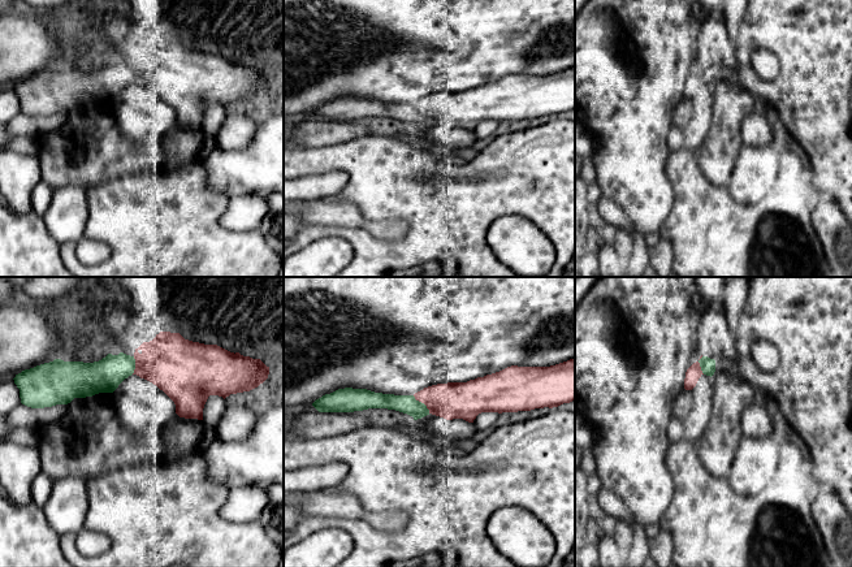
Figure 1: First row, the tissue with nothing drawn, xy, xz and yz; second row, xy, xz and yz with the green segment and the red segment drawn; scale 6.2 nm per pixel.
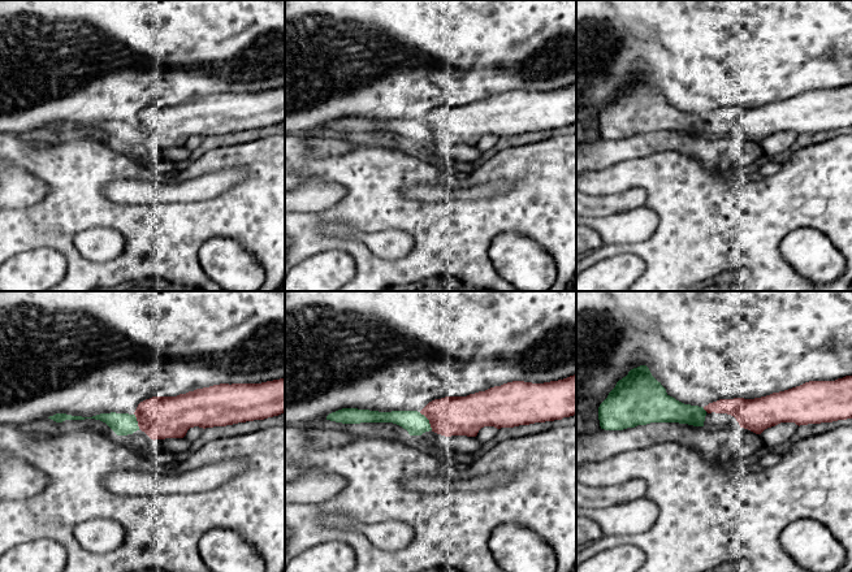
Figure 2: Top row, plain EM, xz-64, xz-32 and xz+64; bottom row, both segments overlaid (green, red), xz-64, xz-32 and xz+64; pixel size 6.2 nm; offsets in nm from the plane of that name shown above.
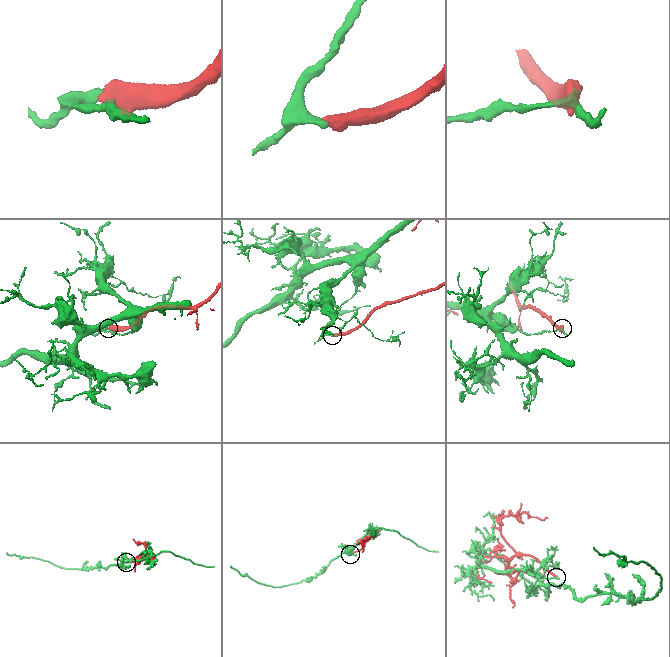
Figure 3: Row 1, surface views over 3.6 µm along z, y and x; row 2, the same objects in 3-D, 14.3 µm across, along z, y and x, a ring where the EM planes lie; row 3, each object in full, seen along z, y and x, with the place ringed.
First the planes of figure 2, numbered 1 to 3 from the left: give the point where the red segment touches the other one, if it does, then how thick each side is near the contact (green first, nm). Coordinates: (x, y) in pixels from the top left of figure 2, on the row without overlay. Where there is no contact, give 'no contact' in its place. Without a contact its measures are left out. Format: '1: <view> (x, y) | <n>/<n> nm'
1: xz-64 (137, 130) | 140/260 nm
2: xz-32 (428, 129) | 140/240 nm
3: xz+64 (704, 118) | 180/150 nm

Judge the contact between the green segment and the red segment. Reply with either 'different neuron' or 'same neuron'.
different neuron

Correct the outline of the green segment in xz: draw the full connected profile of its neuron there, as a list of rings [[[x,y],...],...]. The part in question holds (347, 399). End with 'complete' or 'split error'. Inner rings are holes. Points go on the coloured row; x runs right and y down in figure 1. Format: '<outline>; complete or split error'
[[[345,388],[316,399],[312,406],[319,412],[354,412],[368,408],[388,408],[407,414],[414,420],[429,415],[427,406],[414,395],[375,393],[367,389]]]; complete

